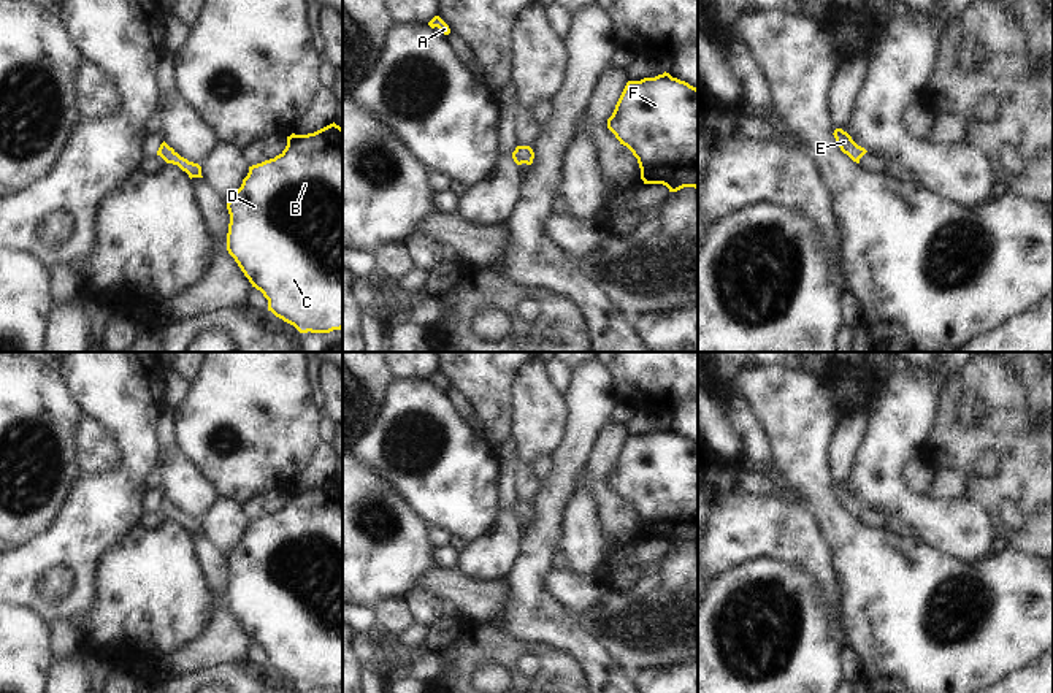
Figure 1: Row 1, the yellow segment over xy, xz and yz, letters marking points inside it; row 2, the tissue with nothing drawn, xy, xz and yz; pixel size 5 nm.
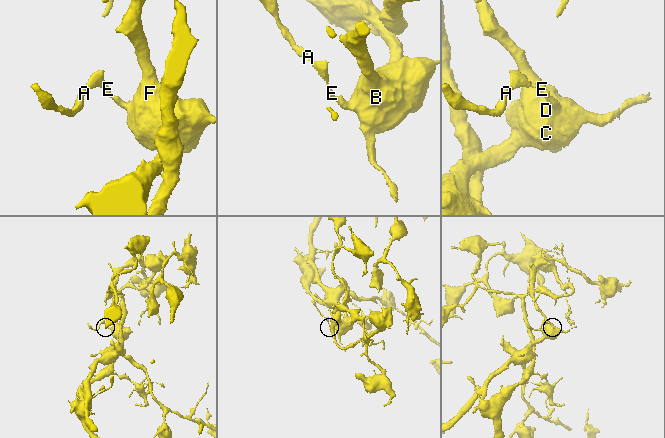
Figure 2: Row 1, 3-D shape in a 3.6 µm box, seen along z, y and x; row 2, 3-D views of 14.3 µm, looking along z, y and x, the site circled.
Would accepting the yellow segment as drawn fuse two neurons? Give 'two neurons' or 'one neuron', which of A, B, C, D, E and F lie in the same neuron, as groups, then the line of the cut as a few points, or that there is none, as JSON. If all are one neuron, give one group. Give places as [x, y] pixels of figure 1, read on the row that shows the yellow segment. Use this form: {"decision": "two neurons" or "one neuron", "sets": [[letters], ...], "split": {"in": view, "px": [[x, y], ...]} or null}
{"decision": "one neuron", "sets": [["A", "B", "C", "D", "E", "F"]], "split": null}

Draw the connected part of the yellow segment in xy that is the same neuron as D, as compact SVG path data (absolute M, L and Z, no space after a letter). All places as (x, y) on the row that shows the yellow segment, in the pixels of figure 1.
M335 122L308 135L287 136L285 149L274 159L249 167L241 187L227 203L230 214L227 251L235 258L252 287L268 300L268 311L293 325L300 333L330 333L343 328L343 128Z

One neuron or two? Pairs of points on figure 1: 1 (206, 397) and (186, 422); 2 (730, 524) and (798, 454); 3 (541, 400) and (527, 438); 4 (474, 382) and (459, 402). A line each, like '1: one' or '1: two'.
1: one
2: two
3: one
4: two

